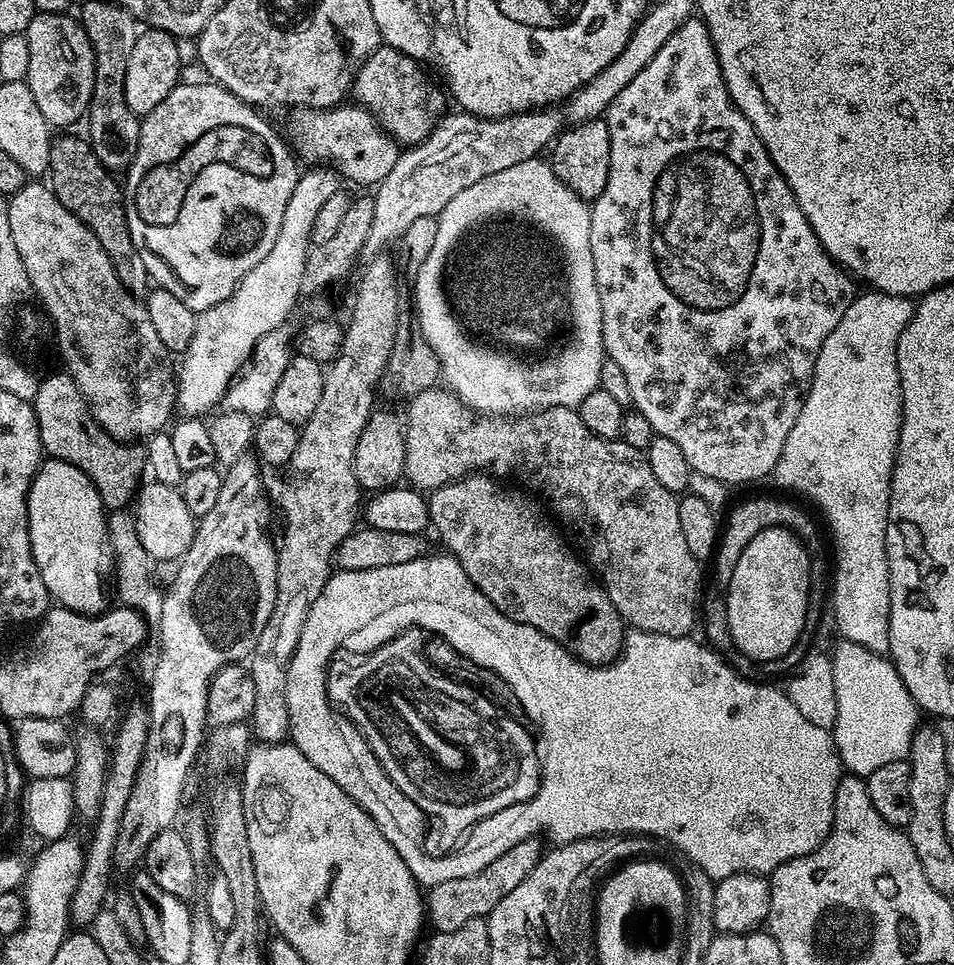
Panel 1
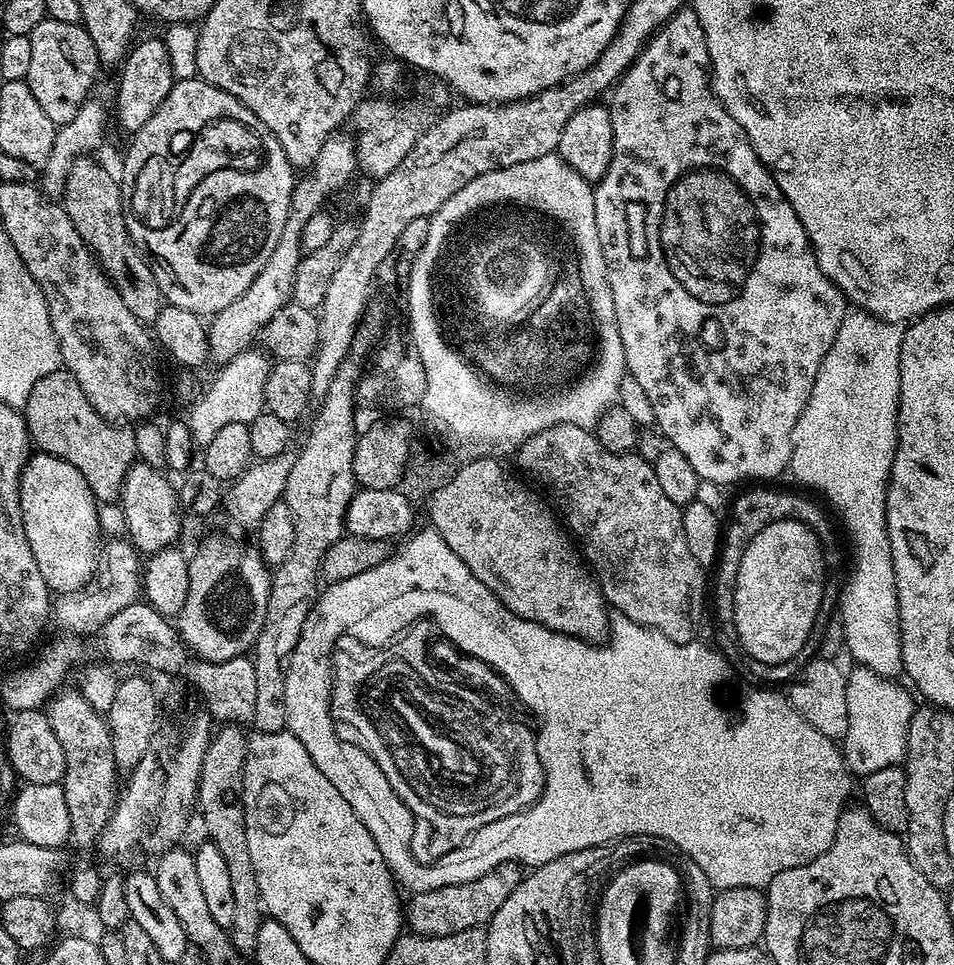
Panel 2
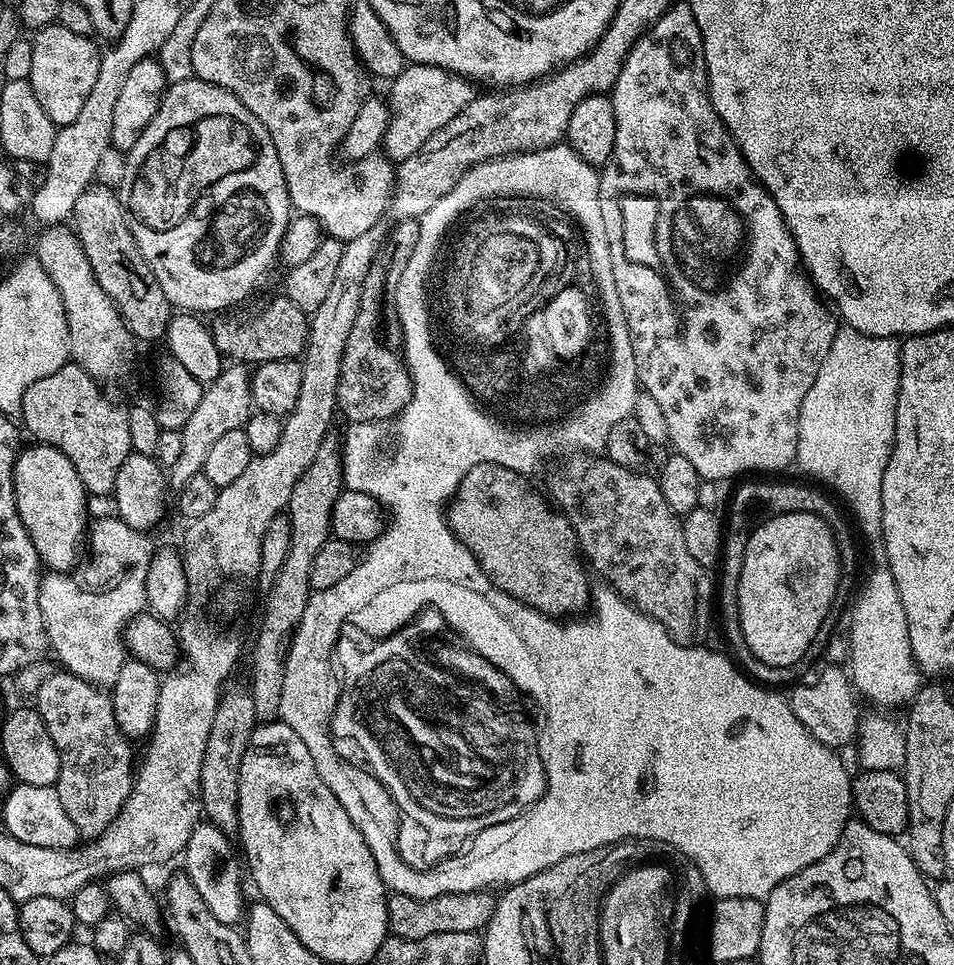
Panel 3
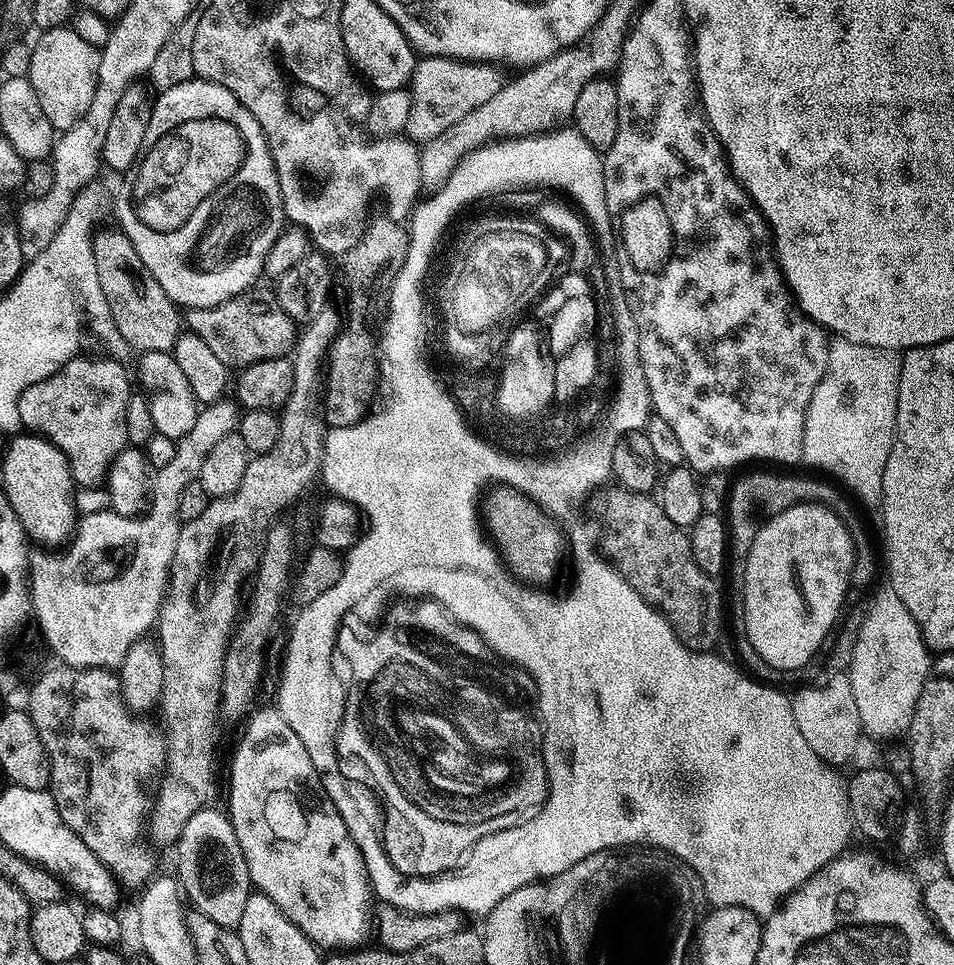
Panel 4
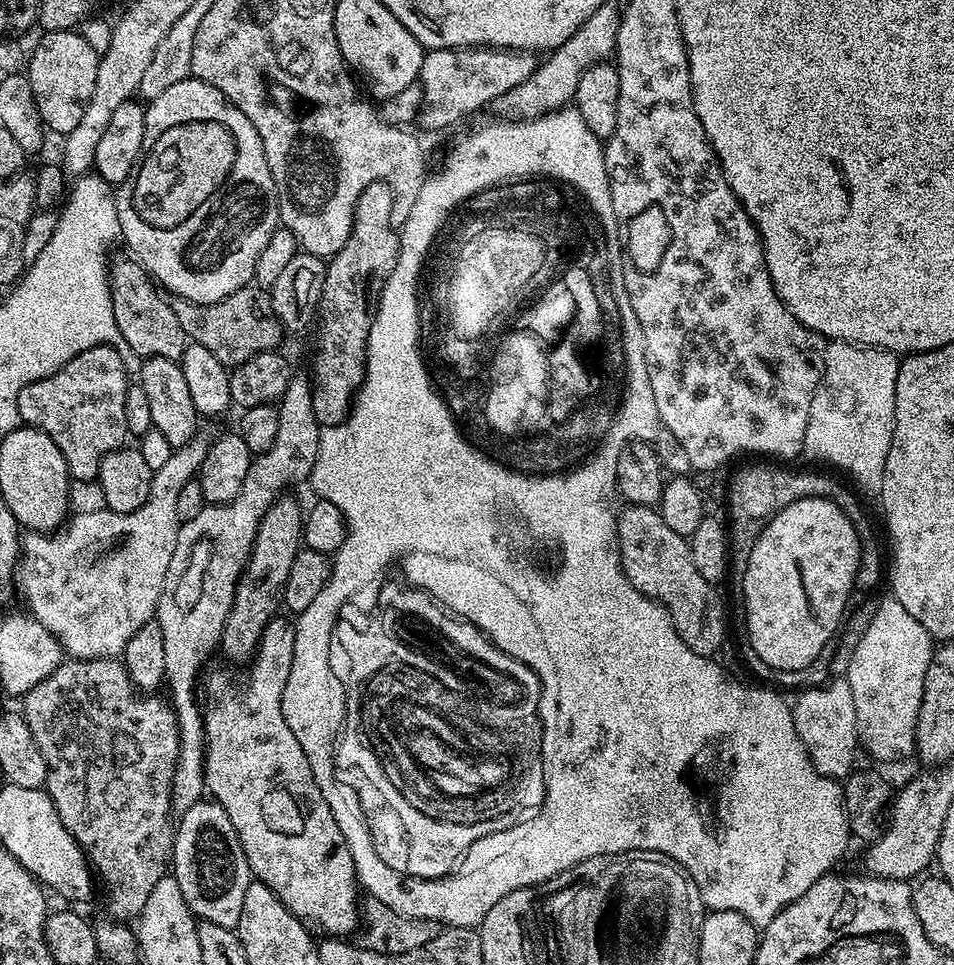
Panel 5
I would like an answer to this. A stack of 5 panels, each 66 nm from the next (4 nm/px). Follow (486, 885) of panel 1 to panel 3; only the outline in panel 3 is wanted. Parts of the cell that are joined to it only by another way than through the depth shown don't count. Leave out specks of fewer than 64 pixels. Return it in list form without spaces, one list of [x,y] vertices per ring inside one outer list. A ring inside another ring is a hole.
[[[491,891],[467,892],[439,896],[429,900],[415,900],[409,896],[392,894],[388,896],[388,927],[391,935],[407,940],[430,938],[430,934],[458,934],[459,932],[480,932],[487,928],[496,909],[497,897]]]

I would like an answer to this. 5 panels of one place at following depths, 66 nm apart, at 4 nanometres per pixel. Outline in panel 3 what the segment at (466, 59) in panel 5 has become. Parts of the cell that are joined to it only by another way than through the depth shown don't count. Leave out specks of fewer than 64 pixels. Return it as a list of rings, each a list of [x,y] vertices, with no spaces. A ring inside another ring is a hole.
[[[409,63],[391,81],[386,103],[389,110],[389,124],[385,130],[382,152],[389,160],[399,162],[418,154],[426,142],[446,122],[451,122],[453,118],[458,118],[466,106],[475,100],[478,92],[474,90],[473,81],[465,76],[459,76],[453,72],[447,72],[446,69],[438,64],[413,64]]]

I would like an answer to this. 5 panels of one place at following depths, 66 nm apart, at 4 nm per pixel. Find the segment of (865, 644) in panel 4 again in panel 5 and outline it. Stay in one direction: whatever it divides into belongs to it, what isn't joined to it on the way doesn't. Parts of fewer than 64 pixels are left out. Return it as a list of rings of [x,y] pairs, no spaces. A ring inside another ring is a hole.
[[[885,598],[872,612],[856,649],[852,652],[852,661],[848,664],[846,679],[850,694],[854,694],[854,714],[858,718],[860,744],[876,760],[900,760],[903,756],[912,756],[916,746],[916,723],[918,710],[922,706],[922,694],[926,682],[926,670],[932,661],[934,641],[924,629],[918,618],[907,612],[902,602]]]

